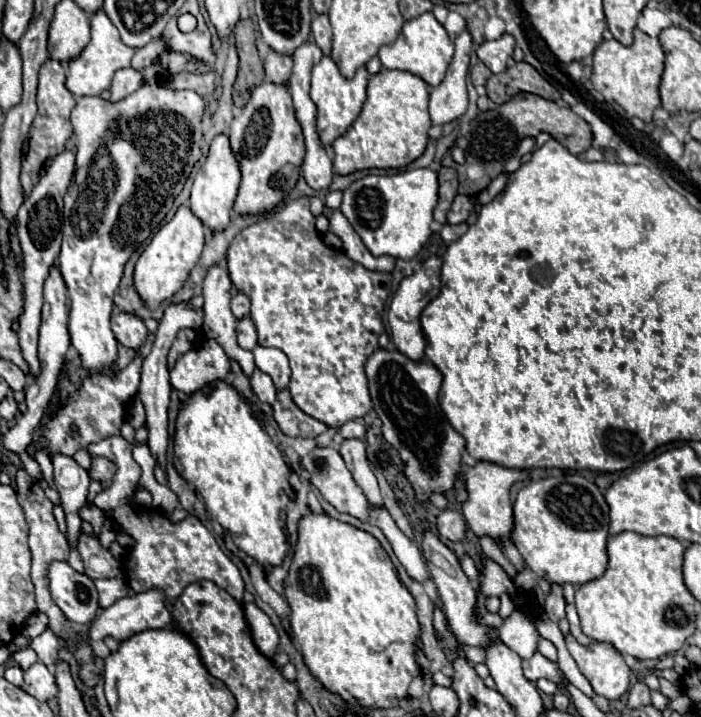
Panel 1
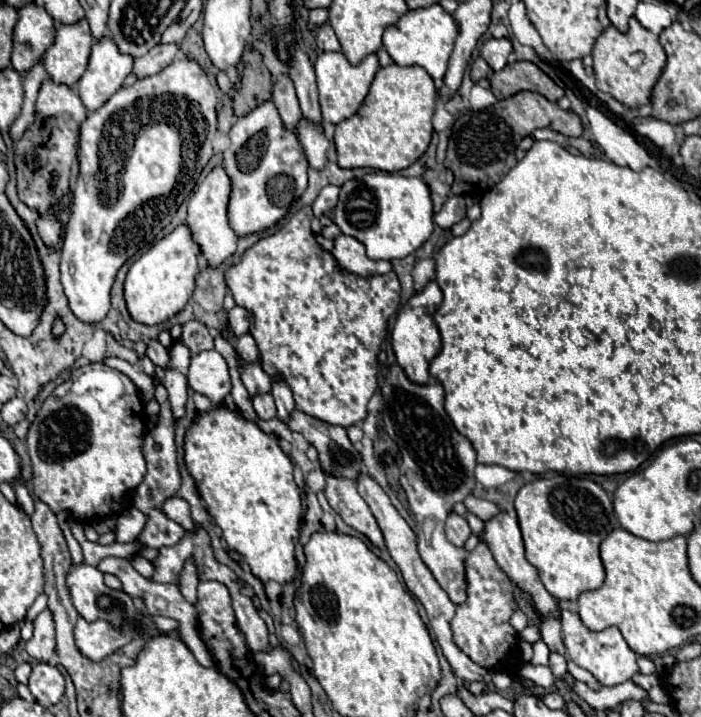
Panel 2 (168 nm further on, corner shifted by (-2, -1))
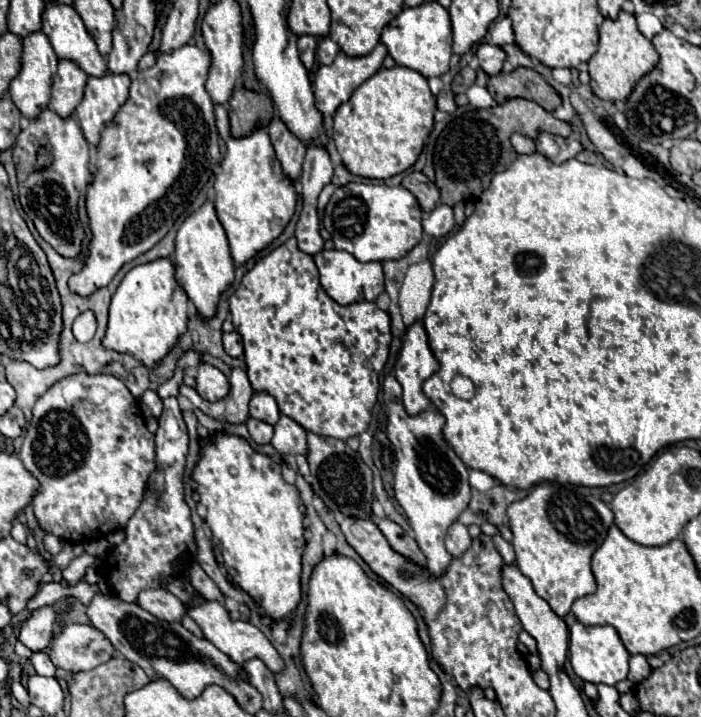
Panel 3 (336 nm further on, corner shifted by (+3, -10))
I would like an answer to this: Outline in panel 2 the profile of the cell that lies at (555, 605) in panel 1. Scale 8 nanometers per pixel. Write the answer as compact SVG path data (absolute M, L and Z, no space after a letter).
M561 609L561 629L563 629L563 641L567 647L567 655L583 669L587 669L601 685L605 687L615 687L621 685L625 681L629 681L637 671L637 655L629 649L629 645L625 643L621 631L617 631L617 627L609 627L605 631L589 631L577 613L569 611L569 609Z

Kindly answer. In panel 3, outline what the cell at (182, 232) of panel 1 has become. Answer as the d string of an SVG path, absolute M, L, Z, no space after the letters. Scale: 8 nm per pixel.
M160 258L148 264L134 266L118 286L110 304L108 330L102 346L128 354L144 366L158 366L172 350L188 324L188 296L174 280L174 264L170 258Z

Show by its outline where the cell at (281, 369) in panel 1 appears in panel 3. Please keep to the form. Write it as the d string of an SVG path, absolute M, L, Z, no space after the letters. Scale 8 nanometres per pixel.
M280 416L278 424L274 426L274 438L272 438L272 446L280 452L280 454L290 454L290 456L298 456L298 454L308 454L308 444L306 444L306 430L296 424L292 418L288 416Z

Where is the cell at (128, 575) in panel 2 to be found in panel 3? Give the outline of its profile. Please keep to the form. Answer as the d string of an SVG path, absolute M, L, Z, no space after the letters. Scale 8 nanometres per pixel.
M164 588L140 592L138 606L144 608L146 612L150 612L152 616L156 616L160 620L168 620L168 622L180 622L182 616L186 614L184 604Z

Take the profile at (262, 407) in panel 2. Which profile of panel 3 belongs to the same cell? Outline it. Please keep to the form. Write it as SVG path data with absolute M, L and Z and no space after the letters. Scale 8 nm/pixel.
M250 418L250 420L246 422L246 426L248 426L248 432L250 432L250 436L252 436L252 440L254 440L256 444L270 444L270 440L272 440L272 436L274 436L274 428L272 428L270 424Z

